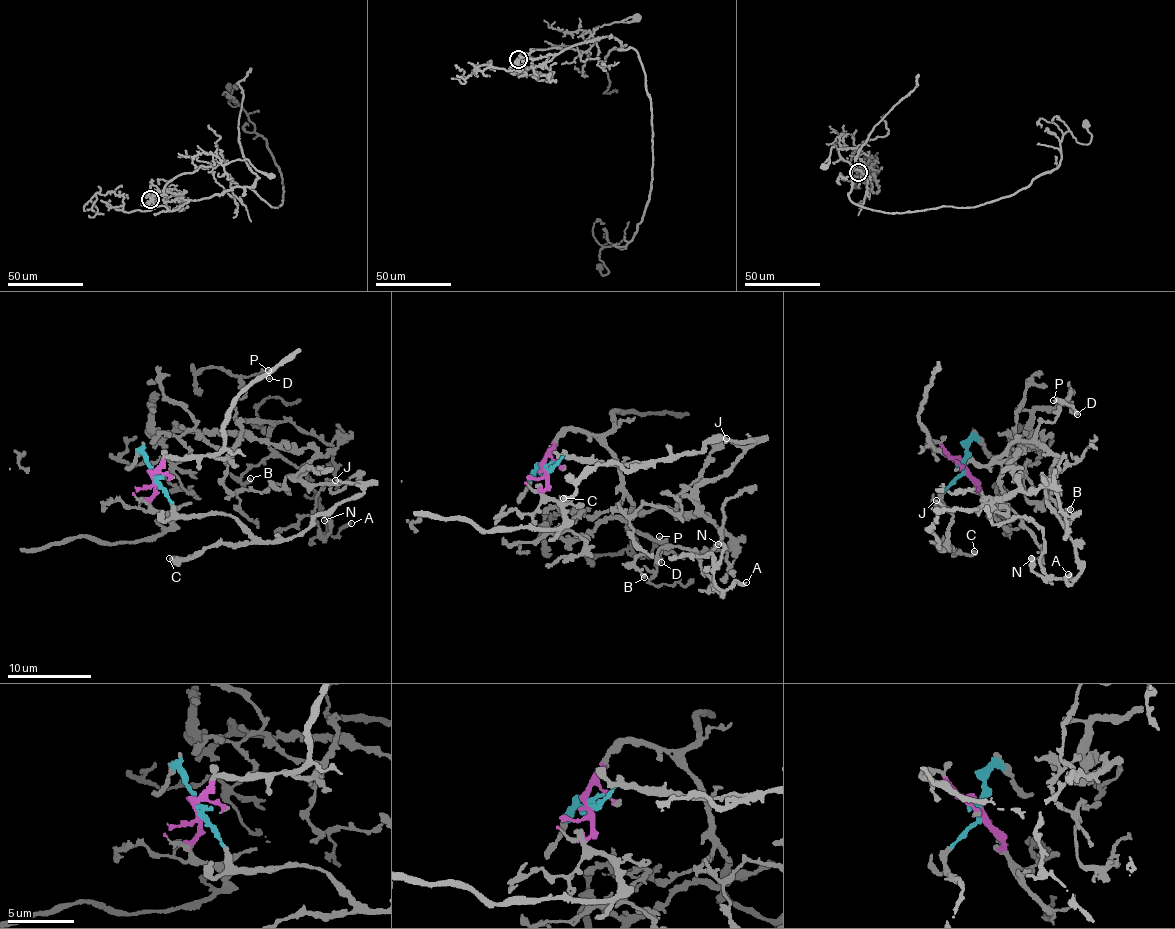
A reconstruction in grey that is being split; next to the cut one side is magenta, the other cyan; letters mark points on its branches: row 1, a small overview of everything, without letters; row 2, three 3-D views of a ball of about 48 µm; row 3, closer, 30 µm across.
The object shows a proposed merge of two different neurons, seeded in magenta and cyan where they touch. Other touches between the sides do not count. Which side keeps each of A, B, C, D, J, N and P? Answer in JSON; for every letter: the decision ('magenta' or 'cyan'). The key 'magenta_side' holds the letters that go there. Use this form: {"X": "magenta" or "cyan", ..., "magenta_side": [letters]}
{"A": "magenta", "B": "magenta", "C": "cyan", "D": "magenta", "J": "cyan", "N": "magenta", "P": "magenta", "magenta_side": ["A", "B", "D", "N", "P"]}

